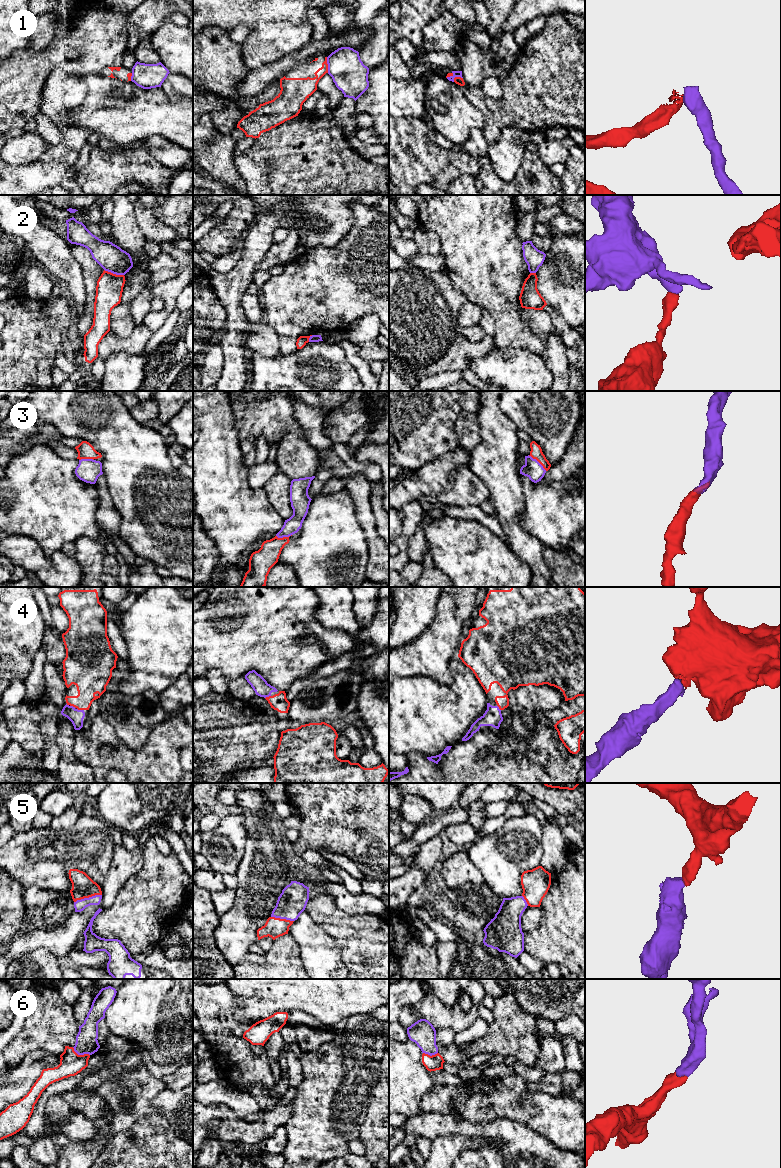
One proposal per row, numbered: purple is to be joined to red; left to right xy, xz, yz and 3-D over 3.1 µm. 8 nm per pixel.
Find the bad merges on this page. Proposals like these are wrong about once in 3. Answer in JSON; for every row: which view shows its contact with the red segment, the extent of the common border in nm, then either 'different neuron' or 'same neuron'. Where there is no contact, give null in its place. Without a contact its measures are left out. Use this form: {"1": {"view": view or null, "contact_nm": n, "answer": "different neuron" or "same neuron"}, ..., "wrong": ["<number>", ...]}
{"1": {"view": "xz", "contact_nm": 130, "answer": "different neuron"}, "2": {"view": "xy", "contact_nm": 170, "answer": "different neuron"}, "3": {"view": "yz", "contact_nm": 200, "answer": "same neuron"}, "4": {"view": "xy", "contact_nm": 60, "answer": "same neuron"}, "5": {"view": "xy", "contact_nm": 240, "answer": "same neuron"}, "6": {"view": "xy", "contact_nm": 160, "answer": "same neuron"}, "wrong": ["1", "2"]}

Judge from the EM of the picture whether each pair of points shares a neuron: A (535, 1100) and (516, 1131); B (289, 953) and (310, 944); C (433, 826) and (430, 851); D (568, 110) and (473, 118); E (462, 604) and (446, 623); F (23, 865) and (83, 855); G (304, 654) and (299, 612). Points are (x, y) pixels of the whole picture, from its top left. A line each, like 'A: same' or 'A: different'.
A: different
B: different
C: different
D: different
E: different
F: same
G: same

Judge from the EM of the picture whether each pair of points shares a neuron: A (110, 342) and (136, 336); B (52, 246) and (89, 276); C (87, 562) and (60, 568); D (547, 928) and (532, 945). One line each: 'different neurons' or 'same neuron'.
A: same neuron
B: different neurons
C: different neurons
D: same neuron

